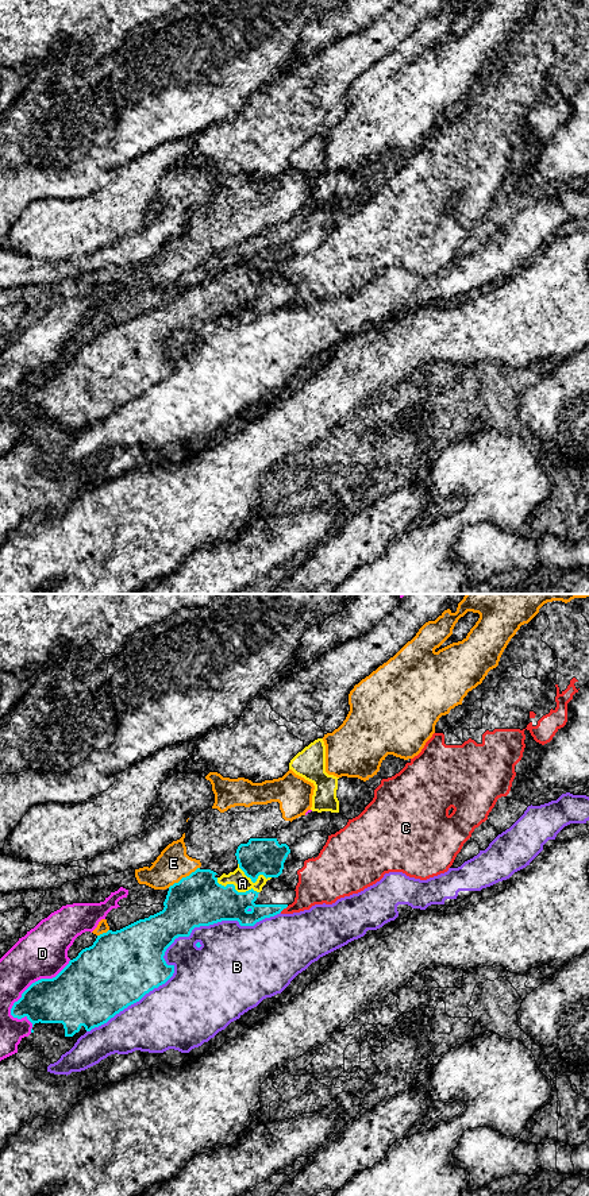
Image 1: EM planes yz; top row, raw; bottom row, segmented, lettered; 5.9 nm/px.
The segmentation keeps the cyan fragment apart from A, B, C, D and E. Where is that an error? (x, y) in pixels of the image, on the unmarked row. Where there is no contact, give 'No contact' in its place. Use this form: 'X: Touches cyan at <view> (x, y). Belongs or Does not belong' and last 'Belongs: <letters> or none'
A: Touches cyan at yz (234, 284). Belongs
B: Touches cyan at yz (168, 342). Does not belong
C: Touches cyan at yz (284, 303). Does not belong
D: Touches cyan at yz (22, 389). Does not belong
E: Touches cyan at yz (183, 273). Does not belong
Belongs: A

